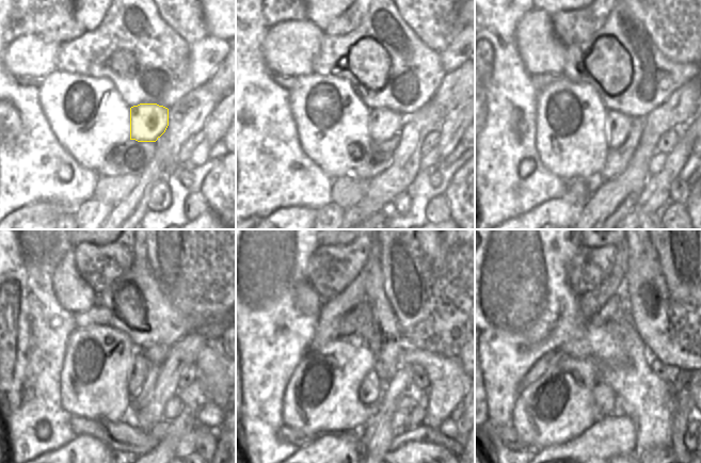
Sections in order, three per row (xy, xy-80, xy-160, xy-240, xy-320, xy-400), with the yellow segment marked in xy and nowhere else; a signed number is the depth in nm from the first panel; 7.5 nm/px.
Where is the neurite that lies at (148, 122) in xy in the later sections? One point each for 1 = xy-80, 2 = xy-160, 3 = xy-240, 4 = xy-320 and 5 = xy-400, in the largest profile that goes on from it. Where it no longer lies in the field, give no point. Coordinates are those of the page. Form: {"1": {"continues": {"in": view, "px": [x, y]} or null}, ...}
{"1": {"continues": {"in": "xy-80", "px": [383, 123]}}, "2": {"continues": {"in": "xy-160", "px": [618, 126]}}, "3": {"continues": {"in": "xy-240", "px": [138, 371]}}, "4": {"continues": {"in": "xy-320", "px": [370, 388]}}, "5": {"continues": {"in": "xy-400", "px": [603, 397]}}}

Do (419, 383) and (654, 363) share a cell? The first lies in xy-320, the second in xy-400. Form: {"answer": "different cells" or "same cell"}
{"answer": "same cell"}

